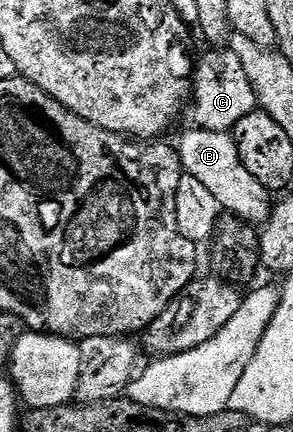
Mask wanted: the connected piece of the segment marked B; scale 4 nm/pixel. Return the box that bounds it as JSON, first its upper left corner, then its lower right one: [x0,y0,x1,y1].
[179,129,271,222]

